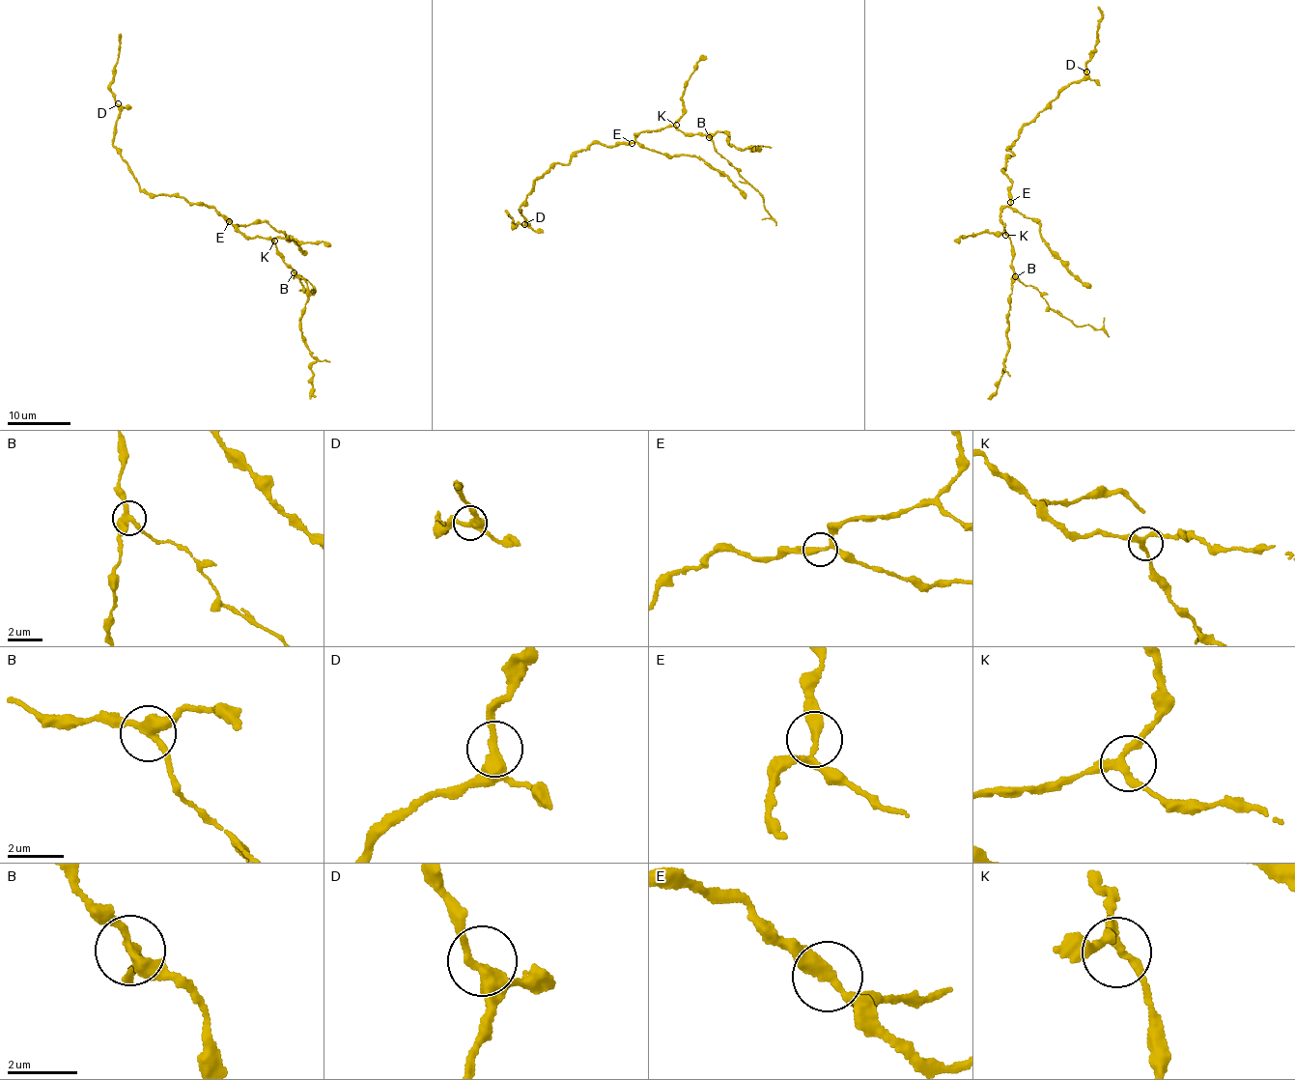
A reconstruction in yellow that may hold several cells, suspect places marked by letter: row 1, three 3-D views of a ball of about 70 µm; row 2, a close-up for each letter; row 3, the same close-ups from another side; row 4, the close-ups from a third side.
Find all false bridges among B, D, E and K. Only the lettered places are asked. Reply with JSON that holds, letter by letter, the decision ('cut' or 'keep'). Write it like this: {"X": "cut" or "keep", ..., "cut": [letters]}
{"B": "cut", "D": "keep", "E": "keep", "K": "keep", "cut": ["B"]}

